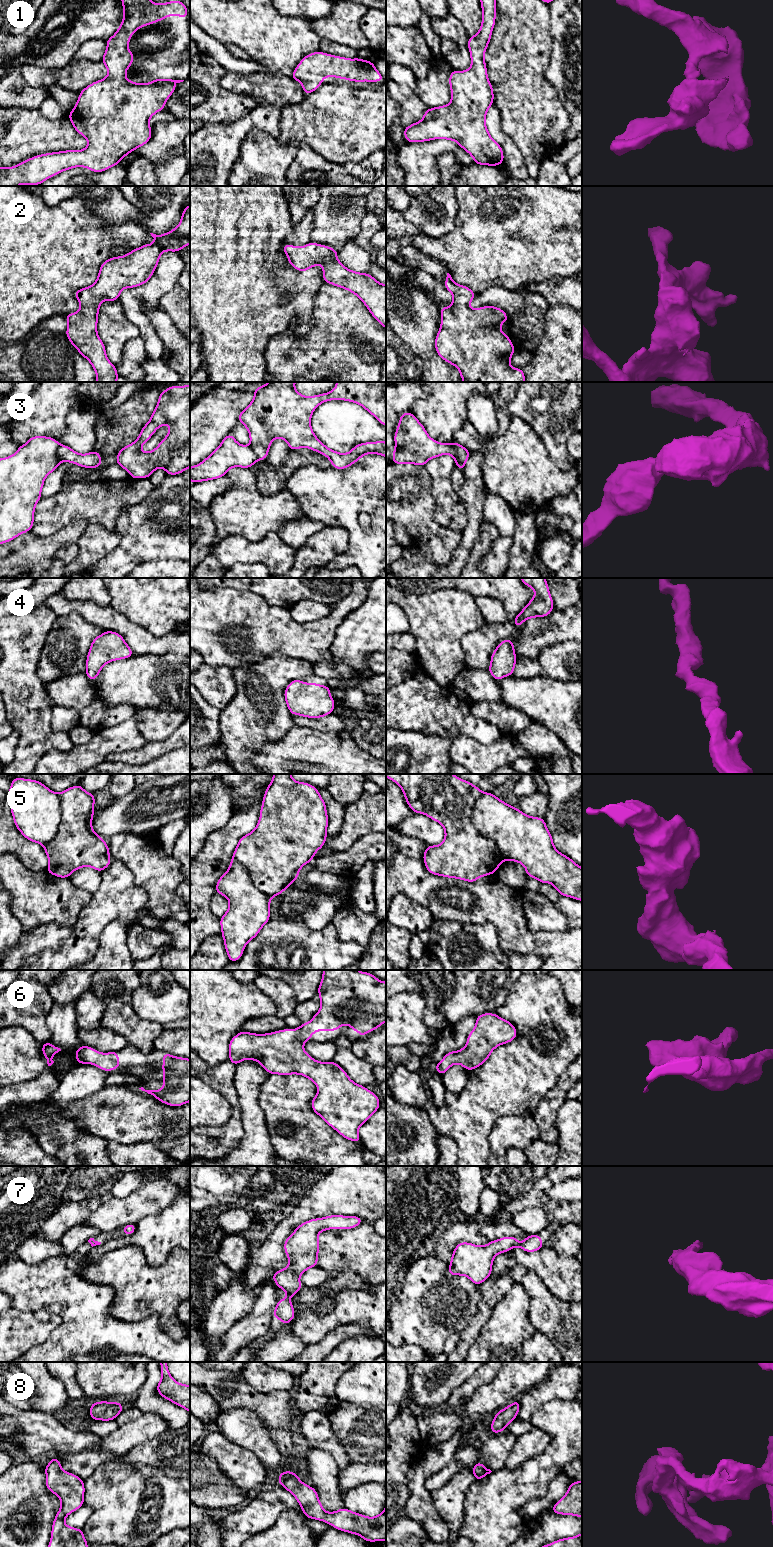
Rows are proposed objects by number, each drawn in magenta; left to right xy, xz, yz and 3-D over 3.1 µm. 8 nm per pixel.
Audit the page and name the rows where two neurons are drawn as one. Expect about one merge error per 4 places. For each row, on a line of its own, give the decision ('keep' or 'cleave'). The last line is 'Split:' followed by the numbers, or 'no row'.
1: keep
2: keep
3: cleave
4: keep
5: keep
6: keep
7: cleave
8: keep
Split: 3, 7

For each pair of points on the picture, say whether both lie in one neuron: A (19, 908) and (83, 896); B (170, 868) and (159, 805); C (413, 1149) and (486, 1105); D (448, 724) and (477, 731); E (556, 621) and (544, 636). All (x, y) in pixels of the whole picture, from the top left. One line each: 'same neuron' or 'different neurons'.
A: same neuron
B: different neurons
C: different neurons
D: same neuron
E: same neuron

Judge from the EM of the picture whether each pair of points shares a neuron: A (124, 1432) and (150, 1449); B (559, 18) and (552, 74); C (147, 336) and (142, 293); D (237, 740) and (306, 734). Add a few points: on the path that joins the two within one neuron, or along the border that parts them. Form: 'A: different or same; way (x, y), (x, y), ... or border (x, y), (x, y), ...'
A: different; border (162, 1432), (154, 1438), (133, 1446), (121, 1456)
B: same; way (560, 32), (560, 60)
C: same; way (144, 325), (137, 316), (137, 304)
D: different; border (293, 725), (282, 737), (267, 741), (263, 745)

